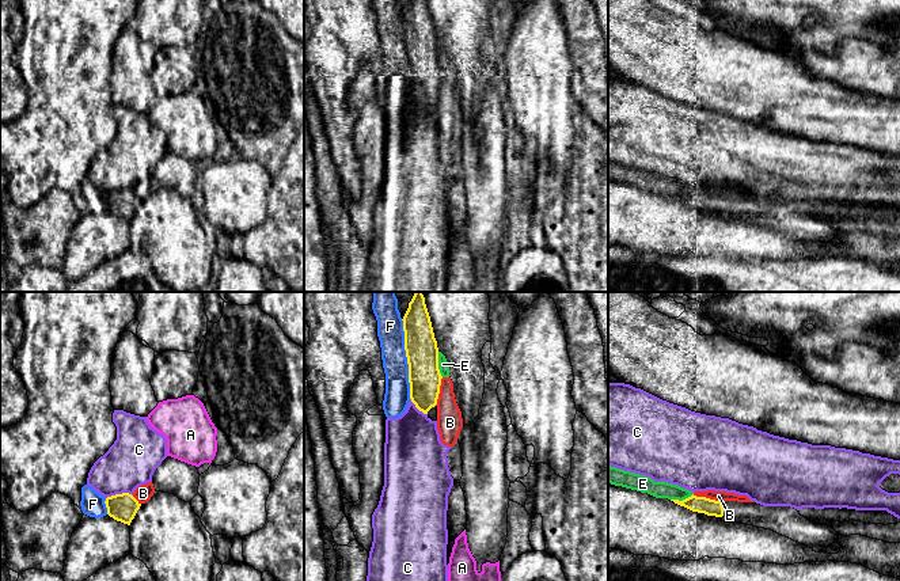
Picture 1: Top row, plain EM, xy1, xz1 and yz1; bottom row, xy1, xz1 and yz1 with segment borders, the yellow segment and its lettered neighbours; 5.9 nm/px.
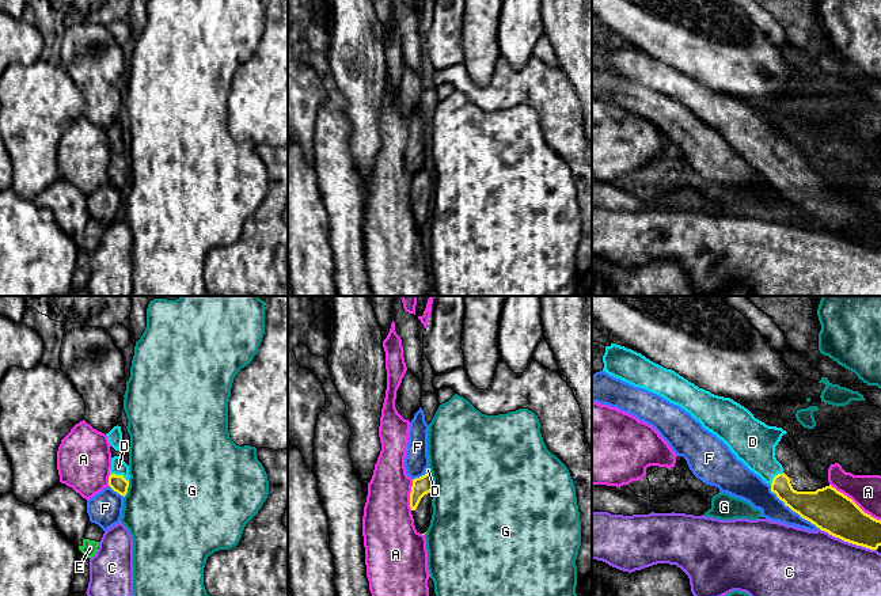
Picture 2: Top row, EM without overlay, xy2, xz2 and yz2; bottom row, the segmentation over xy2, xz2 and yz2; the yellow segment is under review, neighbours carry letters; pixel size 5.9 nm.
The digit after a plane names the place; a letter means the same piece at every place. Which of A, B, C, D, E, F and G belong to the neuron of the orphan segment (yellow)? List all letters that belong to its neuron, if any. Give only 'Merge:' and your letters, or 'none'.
Merge: D

